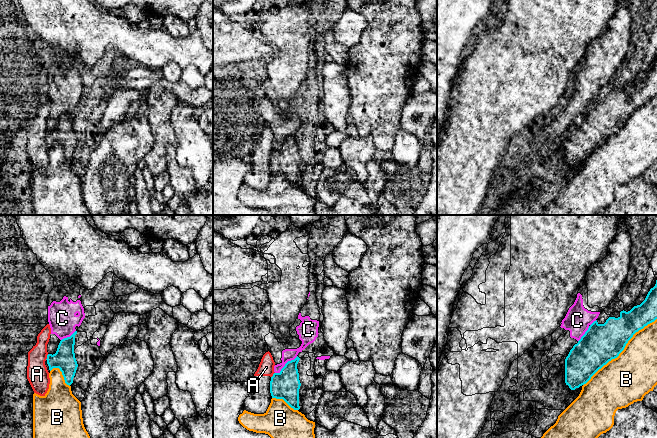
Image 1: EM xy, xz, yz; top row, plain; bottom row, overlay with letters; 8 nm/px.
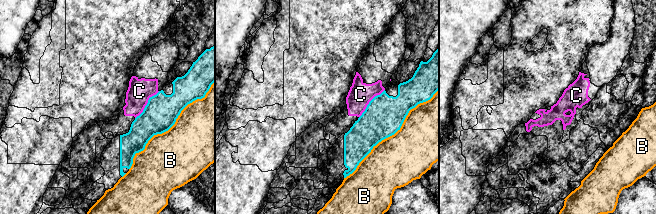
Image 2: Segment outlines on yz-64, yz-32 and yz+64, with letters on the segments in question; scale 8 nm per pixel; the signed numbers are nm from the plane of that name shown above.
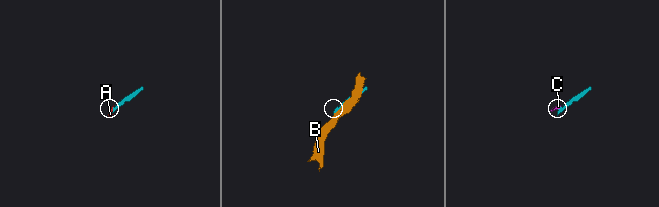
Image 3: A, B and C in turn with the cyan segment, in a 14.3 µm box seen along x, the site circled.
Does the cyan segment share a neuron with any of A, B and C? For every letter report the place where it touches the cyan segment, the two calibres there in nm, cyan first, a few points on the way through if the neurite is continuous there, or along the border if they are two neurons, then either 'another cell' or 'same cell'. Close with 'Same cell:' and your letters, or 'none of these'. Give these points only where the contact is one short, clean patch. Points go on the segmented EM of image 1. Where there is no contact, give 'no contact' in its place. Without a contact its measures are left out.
A: meets cyan in xy at (47, 357); 170 nm thick on the cyan side, 180 nm on the other; another cell
B: meets cyan in yz at (622, 350); 320 nm thick on the cyan side, 380 nm on the other; another cell
C: meets cyan in xz at (285, 364); 220 nm thick on the cyan side, 100 nm on the other; border along xz (297, 356), (289, 360), (275, 373); another cell
Same cell: none of these

